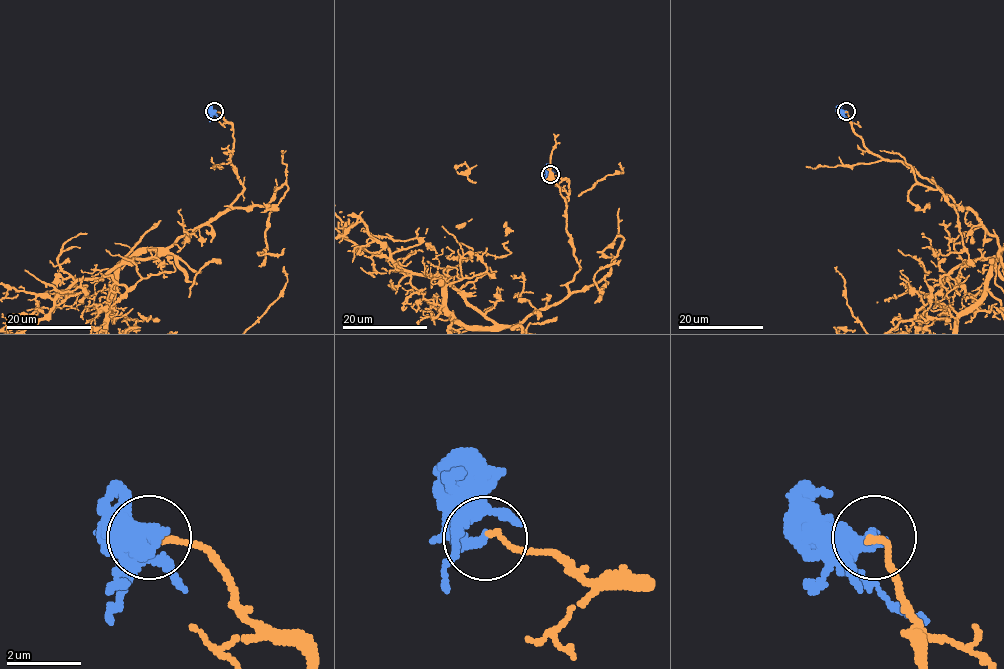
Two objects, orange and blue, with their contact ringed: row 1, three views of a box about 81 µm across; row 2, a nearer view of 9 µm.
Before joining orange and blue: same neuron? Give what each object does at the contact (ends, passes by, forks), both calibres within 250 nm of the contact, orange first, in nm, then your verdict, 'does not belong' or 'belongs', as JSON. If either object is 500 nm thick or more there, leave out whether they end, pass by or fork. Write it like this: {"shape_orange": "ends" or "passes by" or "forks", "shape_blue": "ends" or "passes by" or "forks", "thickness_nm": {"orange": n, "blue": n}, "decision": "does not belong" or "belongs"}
{"shape_orange": "ends", "shape_blue": "passes by", "thickness_nm": {"orange": 140, "blue": 260}, "decision": "does not belong"}

